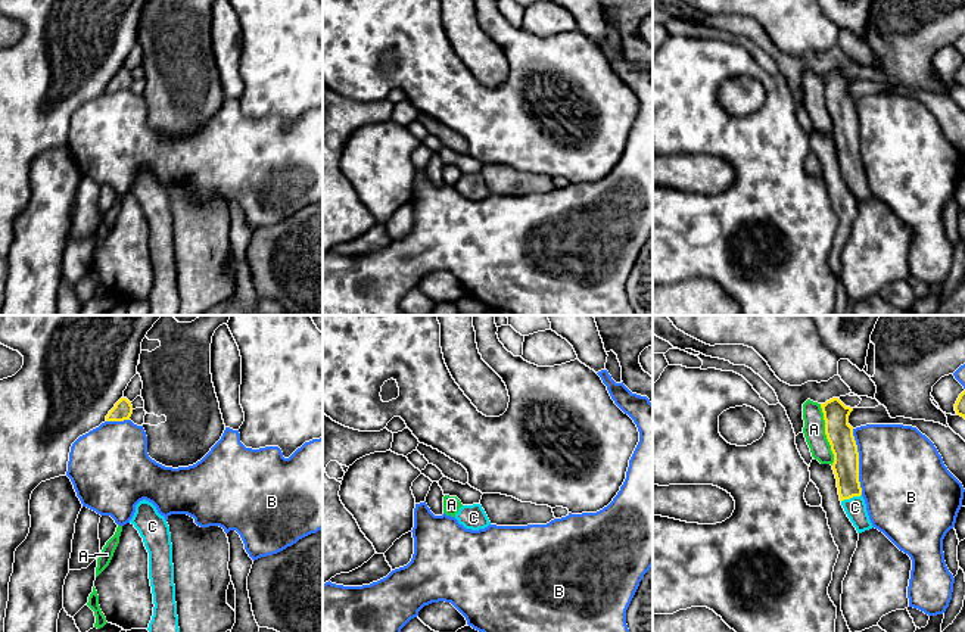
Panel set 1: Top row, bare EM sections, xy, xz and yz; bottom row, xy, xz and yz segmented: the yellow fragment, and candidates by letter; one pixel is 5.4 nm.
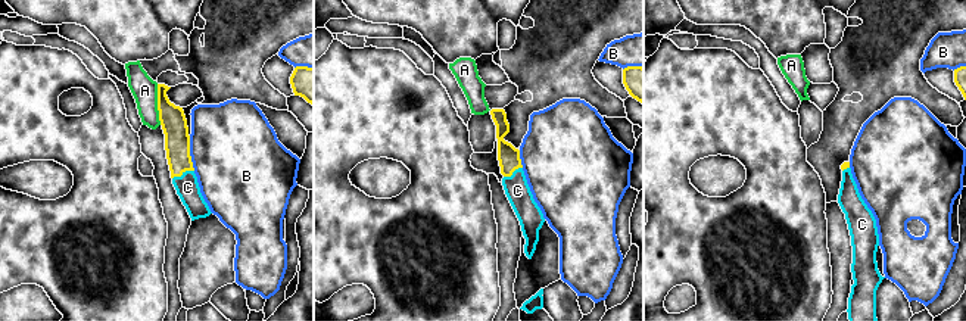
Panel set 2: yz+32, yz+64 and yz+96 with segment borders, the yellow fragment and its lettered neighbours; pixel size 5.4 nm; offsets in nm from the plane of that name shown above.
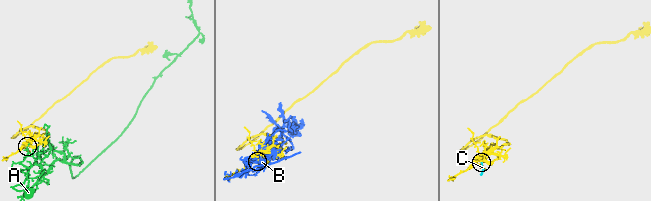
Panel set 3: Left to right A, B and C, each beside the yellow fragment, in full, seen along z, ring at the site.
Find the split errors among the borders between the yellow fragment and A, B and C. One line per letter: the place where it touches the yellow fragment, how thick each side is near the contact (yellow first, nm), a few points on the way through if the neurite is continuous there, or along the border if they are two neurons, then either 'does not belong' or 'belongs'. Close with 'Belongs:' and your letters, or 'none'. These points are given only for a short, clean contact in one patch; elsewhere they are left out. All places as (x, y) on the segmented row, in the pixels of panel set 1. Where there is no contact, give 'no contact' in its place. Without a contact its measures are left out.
A: contact yz (825, 433); calibres 150 and 120 nm; does not belong
B: contact yz (858, 461); calibres 150 and 460 nm; does not belong
C: contact yz (850, 497); calibres 140 and 120 nm; way yz (846, 458), (850, 497), (855, 507); belongs
Belongs: C

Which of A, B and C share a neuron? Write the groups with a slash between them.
A / B / C

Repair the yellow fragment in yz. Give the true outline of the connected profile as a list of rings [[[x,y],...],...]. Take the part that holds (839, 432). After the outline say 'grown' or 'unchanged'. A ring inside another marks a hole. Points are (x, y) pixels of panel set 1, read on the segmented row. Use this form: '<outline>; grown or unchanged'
[[[838,398],[821,404],[821,408],[825,420],[825,435],[834,454],[832,470],[837,479],[840,501],[857,533],[862,533],[874,526],[862,496],[859,452],[853,427],[849,424],[849,415],[853,408],[846,407]]]; grown

